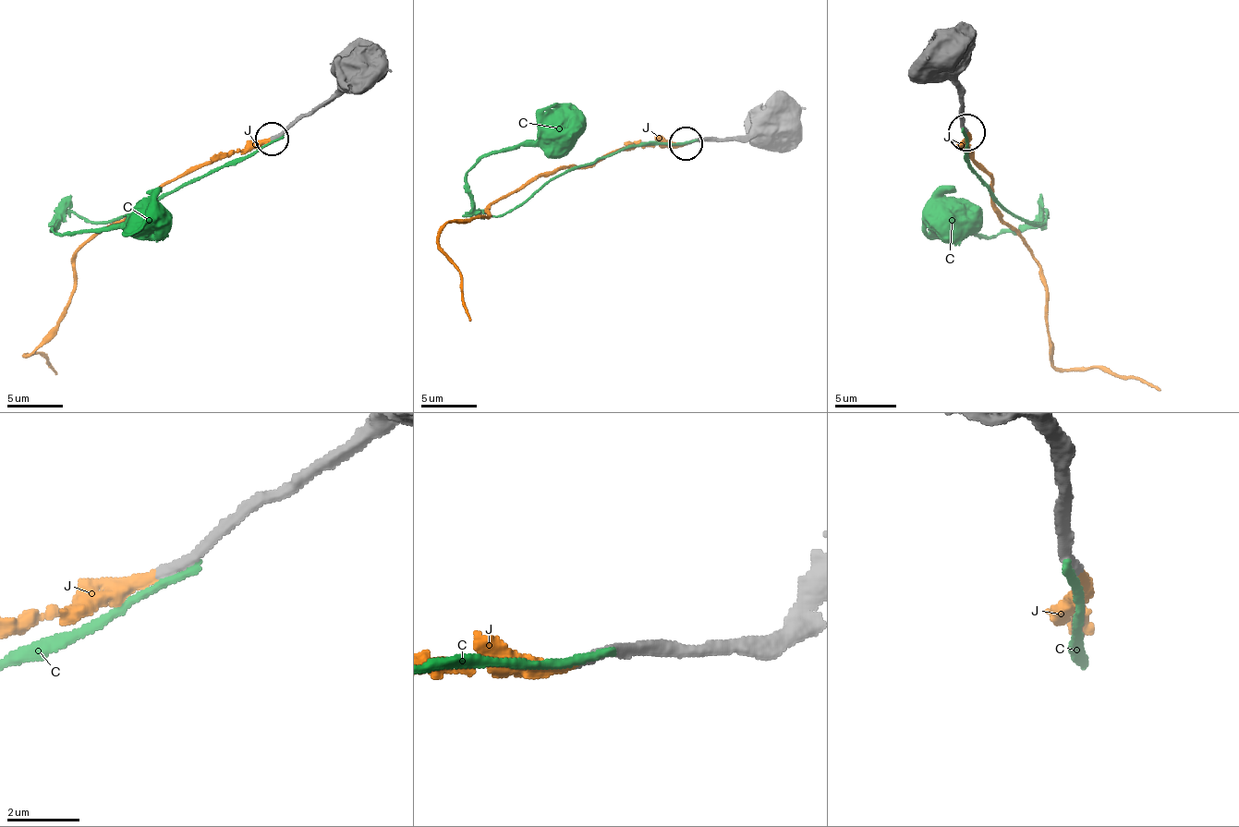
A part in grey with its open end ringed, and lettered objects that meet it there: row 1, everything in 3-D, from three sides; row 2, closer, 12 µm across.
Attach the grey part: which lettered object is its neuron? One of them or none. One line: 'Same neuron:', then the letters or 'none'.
Same neuron: J

